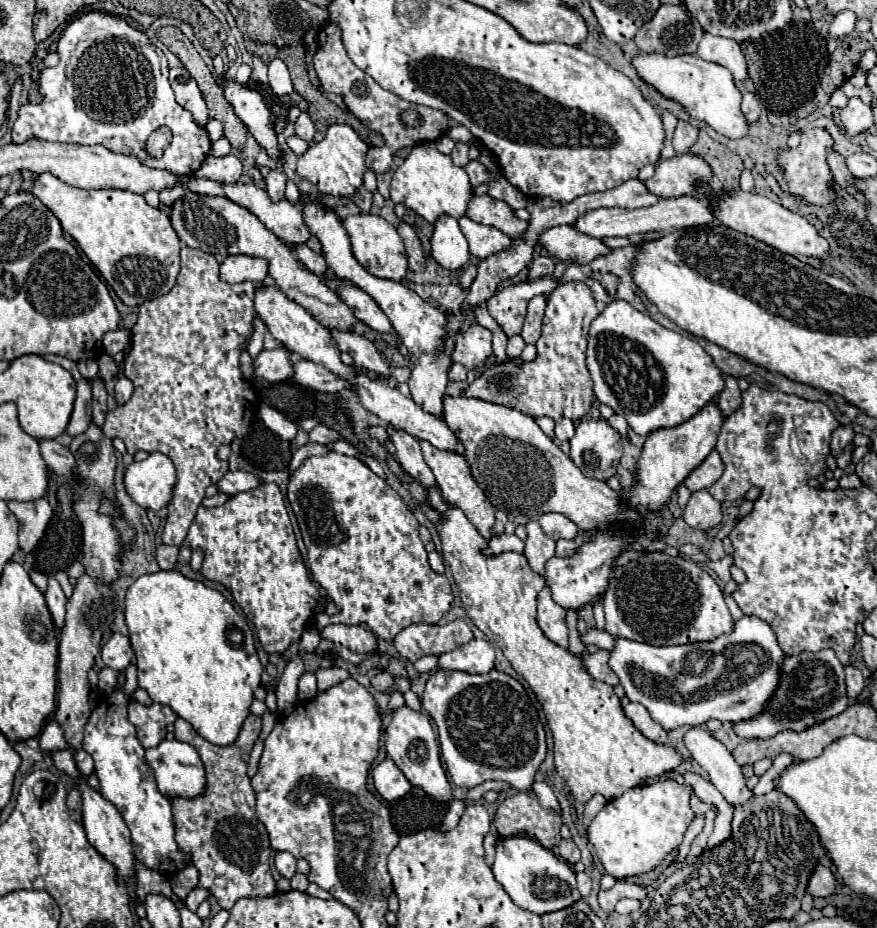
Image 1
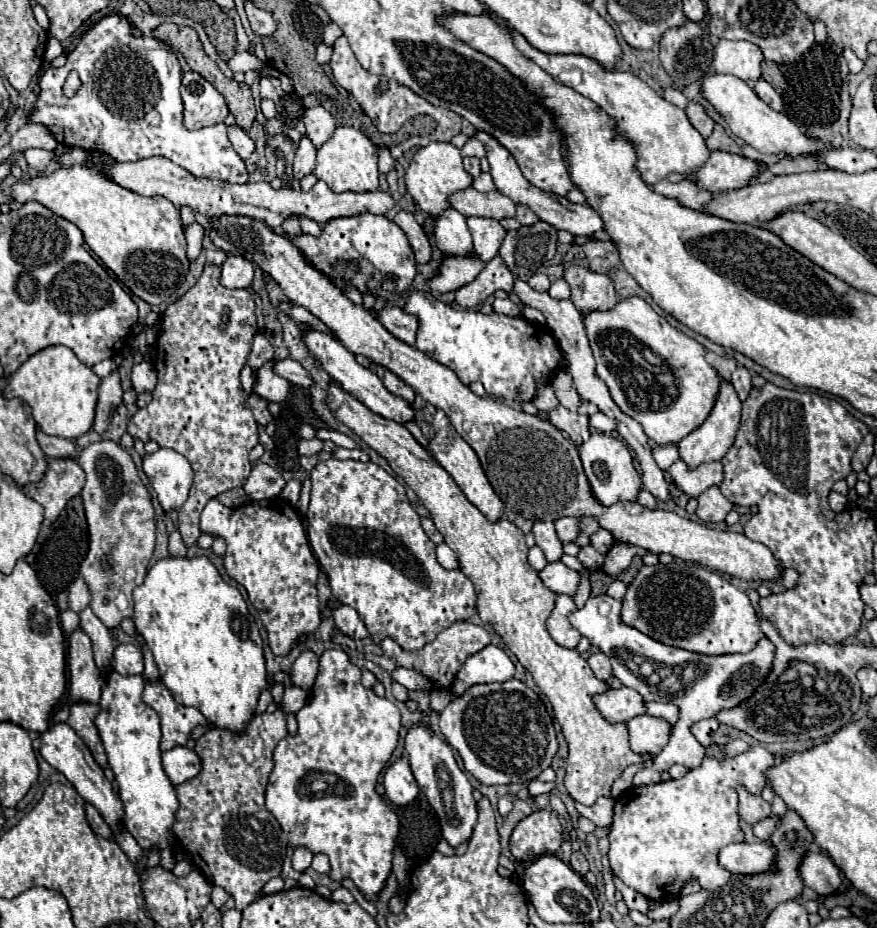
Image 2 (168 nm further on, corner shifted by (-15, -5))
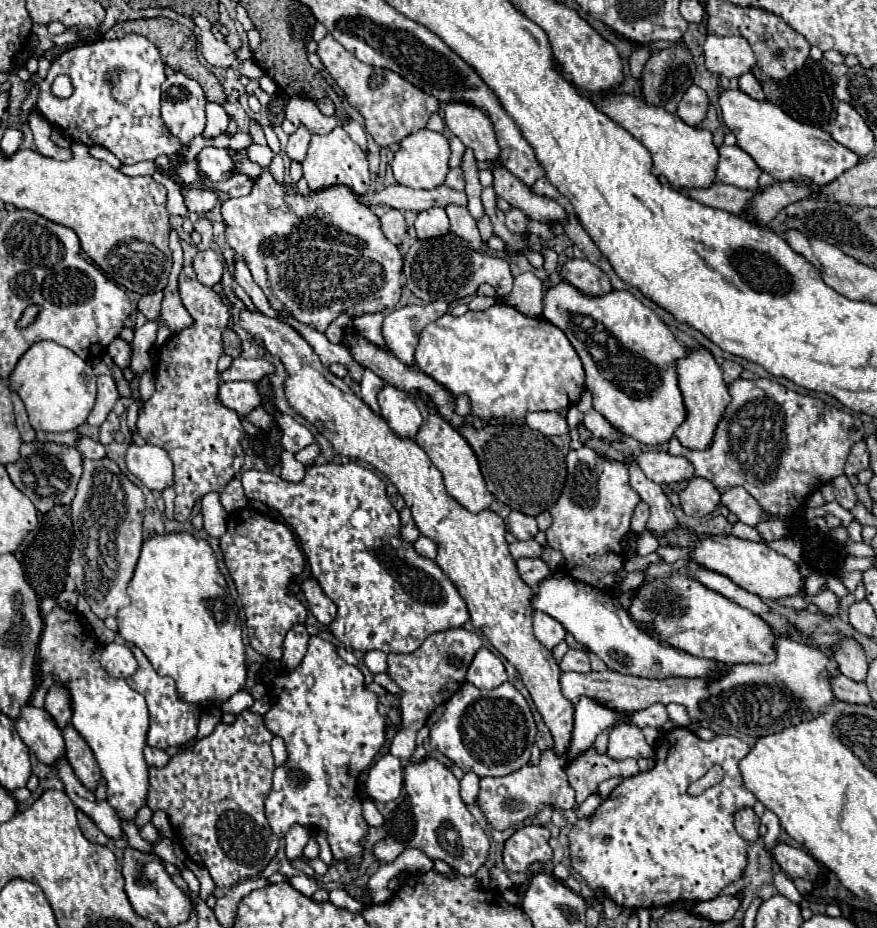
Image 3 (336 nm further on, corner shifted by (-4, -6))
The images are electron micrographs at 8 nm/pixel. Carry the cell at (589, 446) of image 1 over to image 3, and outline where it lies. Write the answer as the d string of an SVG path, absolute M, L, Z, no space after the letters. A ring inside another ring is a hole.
M580 447L578 451L568 453L566 469L568 469L568 475L566 475L564 489L562 489L558 501L550 507L552 525L546 529L546 543L552 549L562 551L562 555L566 559L564 561L566 575L612 595L628 611L628 607L634 599L634 591L618 591L618 583L626 577L624 551L622 551L620 543L622 543L624 535L630 531L630 519L632 519L634 507L640 503L640 495L630 487L630 481L628 481L628 467L624 463L608 461L608 459L600 457L590 447Z

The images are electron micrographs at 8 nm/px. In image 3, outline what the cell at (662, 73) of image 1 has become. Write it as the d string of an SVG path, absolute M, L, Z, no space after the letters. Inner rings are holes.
M730 89L722 91L720 107L722 119L736 135L740 149L744 149L756 165L776 181L794 181L800 185L820 187L832 183L840 177L840 173L858 163L858 155L834 141L826 131L792 119L770 101L756 101L740 89Z

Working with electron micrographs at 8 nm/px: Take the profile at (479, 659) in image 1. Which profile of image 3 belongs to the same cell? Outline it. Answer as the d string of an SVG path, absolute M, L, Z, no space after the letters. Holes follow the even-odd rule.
M482 647L476 653L476 657L468 669L468 677L466 677L466 681L476 685L478 689L496 689L506 679L508 679L508 675L504 671L502 661L486 647Z

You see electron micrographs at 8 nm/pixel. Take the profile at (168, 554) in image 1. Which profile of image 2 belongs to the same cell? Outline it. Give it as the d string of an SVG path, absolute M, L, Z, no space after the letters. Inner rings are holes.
M175 530L169 536L169 556L173 556L173 558L185 558L187 556L187 548L181 542L183 542L181 534Z

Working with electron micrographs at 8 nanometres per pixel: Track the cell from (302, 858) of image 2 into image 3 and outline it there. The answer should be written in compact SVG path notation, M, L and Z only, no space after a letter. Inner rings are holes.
M292 825L290 827L290 831L286 833L286 855L290 861L294 861L302 855L302 849L310 837L312 837L312 833L308 827L304 827L304 825Z

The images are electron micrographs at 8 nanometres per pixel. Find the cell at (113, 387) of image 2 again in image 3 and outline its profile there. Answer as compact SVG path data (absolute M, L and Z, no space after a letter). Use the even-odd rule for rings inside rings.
M100 375L98 377L98 397L96 397L96 405L88 415L88 423L90 425L102 425L108 417L108 413L112 411L114 403L118 401L118 391L116 391L116 383L112 379L112 375Z

